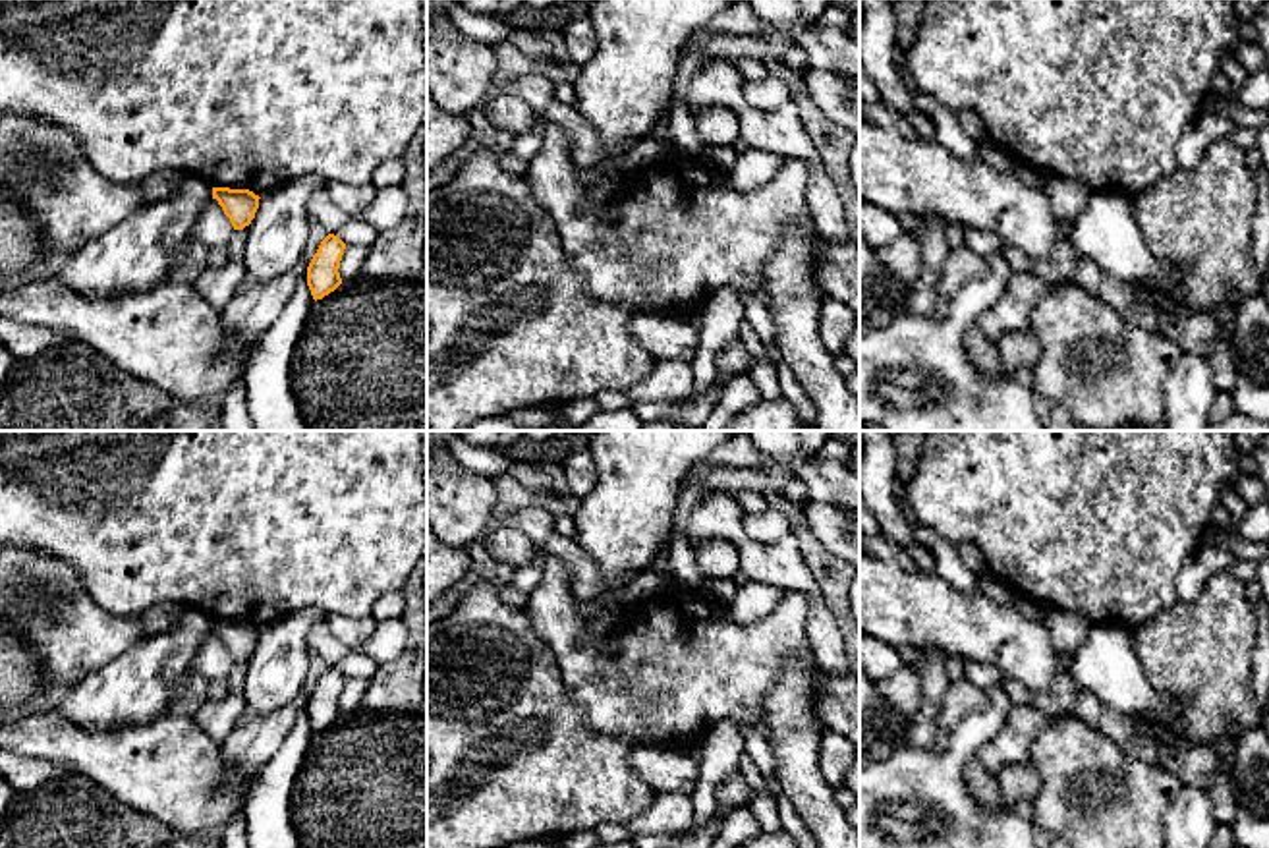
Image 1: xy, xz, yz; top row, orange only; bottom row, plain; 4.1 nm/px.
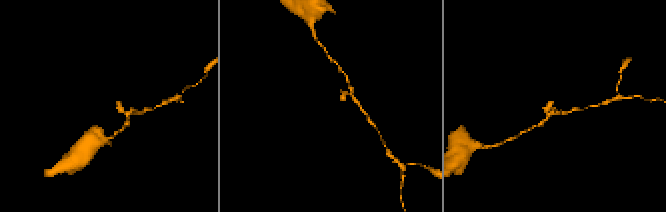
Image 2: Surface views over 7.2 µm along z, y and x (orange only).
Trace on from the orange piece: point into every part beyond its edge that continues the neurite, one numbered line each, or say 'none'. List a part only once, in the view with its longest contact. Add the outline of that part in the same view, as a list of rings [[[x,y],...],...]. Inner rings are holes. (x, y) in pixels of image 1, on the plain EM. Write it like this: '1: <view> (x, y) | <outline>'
none

